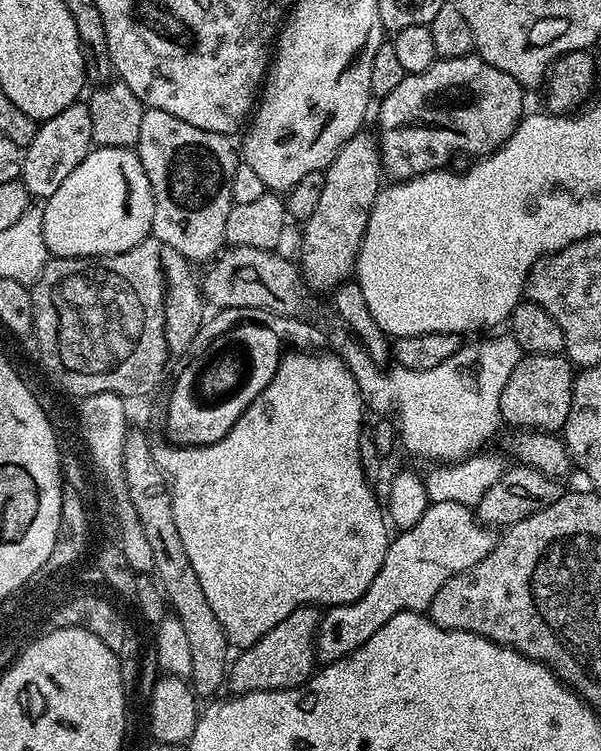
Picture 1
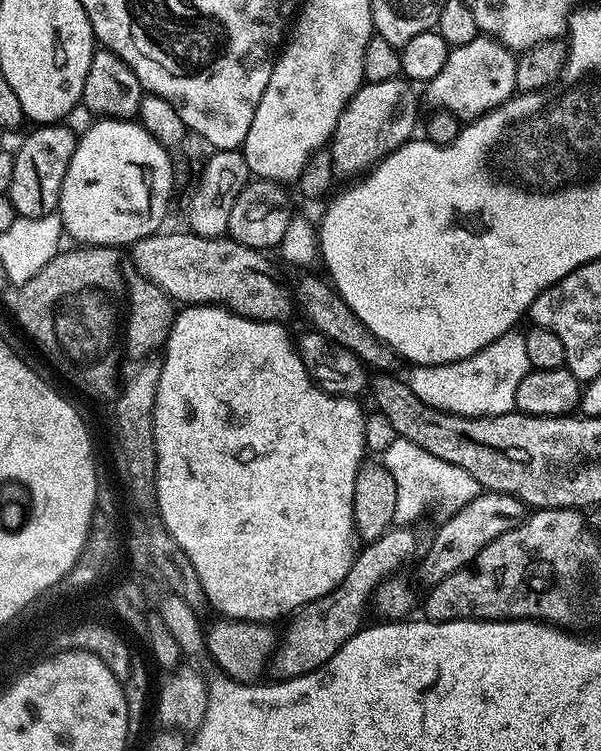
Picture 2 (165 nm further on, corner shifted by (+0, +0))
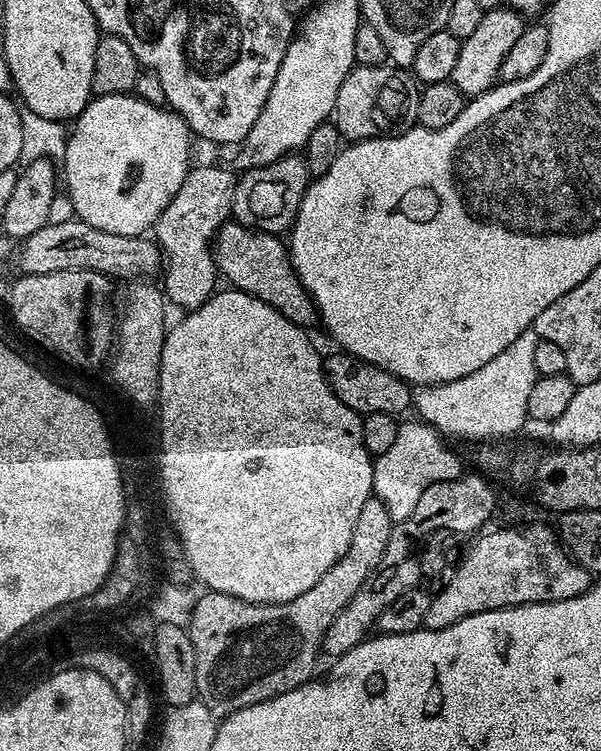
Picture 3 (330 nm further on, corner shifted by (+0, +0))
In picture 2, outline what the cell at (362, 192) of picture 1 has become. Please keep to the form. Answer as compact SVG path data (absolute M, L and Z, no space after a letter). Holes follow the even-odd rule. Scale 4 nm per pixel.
M397 78L390 82L374 82L373 84L365 82L352 95L350 102L345 106L338 118L338 126L332 131L330 141L332 164L341 177L352 176L355 172L360 172L359 174L367 173L394 150L398 150L413 139L415 132L412 131L415 128L417 131L418 128L418 120L416 124L416 96L418 100L418 92L415 92L411 87L415 88L404 78Z

